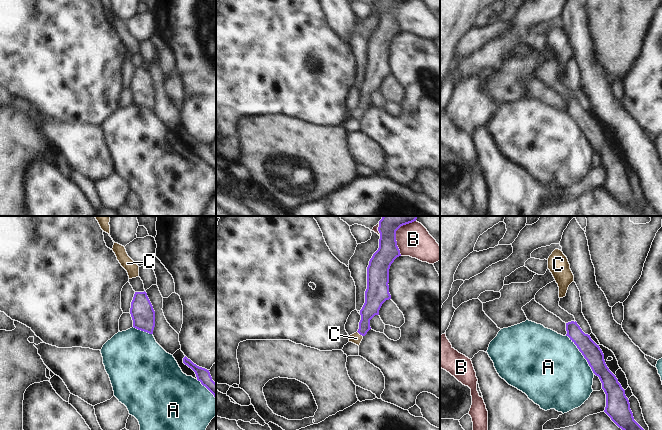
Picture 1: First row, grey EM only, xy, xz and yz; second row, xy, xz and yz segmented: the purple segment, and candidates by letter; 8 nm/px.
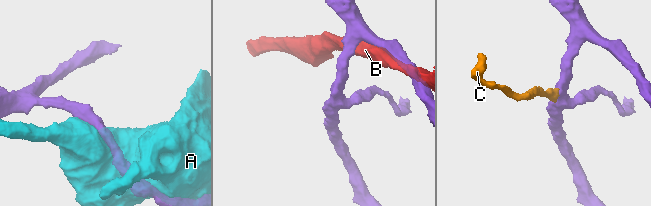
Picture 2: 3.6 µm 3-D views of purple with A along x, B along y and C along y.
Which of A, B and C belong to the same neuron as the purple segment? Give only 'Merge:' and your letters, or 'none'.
Merge: C

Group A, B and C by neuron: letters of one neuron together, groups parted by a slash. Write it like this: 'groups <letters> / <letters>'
groups A / B / C

